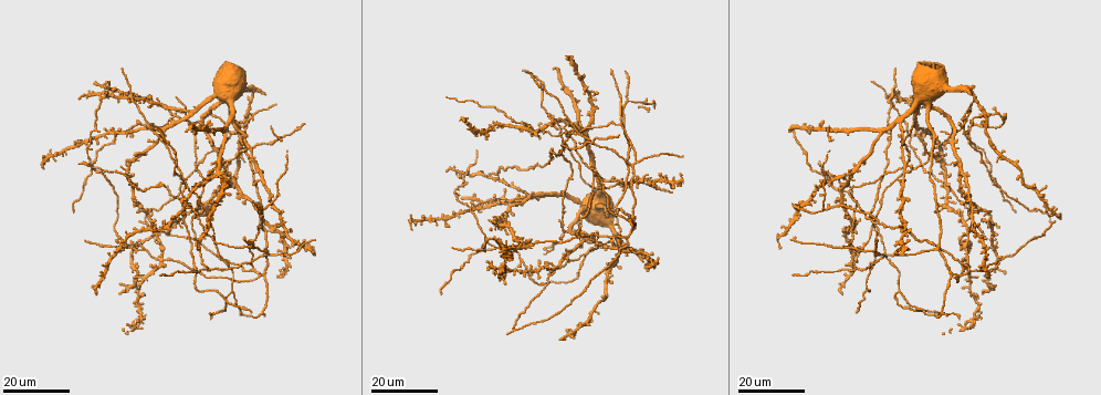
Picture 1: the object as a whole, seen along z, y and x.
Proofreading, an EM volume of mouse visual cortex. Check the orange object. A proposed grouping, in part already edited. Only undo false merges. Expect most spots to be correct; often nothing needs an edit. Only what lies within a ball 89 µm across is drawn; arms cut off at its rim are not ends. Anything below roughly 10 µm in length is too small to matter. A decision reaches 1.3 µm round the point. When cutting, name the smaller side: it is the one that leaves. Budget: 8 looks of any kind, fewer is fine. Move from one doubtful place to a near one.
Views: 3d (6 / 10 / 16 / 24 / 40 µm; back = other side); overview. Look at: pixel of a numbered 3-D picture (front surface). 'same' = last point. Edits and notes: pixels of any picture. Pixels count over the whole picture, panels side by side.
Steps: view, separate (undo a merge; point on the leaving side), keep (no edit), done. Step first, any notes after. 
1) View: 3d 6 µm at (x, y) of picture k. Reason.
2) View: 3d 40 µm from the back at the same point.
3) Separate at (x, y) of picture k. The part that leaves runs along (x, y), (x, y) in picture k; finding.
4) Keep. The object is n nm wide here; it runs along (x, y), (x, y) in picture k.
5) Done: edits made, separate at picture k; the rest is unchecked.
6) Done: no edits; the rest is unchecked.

View: 3d 16 µm at (898, 291) of picture 1. Arms part here.

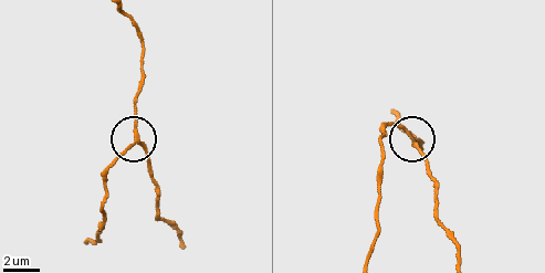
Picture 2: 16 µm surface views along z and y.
View: 3d 10 µm at (136, 138) of picture 2.

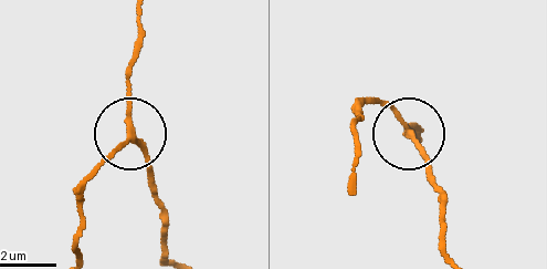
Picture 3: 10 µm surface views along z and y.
Keep. It runs along (449, 254), (430, 161), (390, 111), (364, 99) in picture 3; one neuron here.

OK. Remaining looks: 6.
View: 3d 24 µm at (263, 273) of picture 1. Thin arm on a thick one.

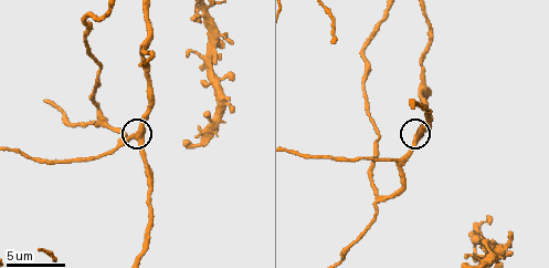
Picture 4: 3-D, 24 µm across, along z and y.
View: 3d 10 µm at (414, 143) of picture 4.

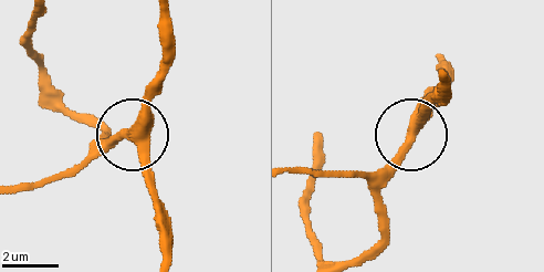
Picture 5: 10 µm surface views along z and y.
Keep. The object is 340 nm wide here; it runs along (161, 17), (161, 81), (134, 138), (153, 186) in picture 5; all the same neuron.

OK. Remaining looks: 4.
View: 3d 24 µm at (639, 163) of picture 1. Side arm on a straight run.

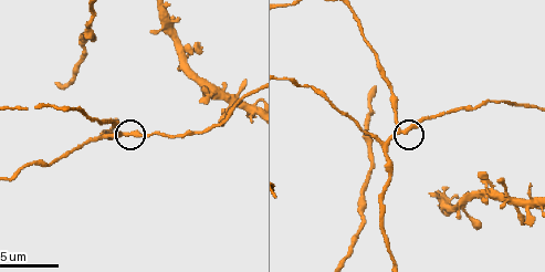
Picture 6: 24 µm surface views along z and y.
View: 3d 6 µm at (405, 131) of picture 6. Zoom in.

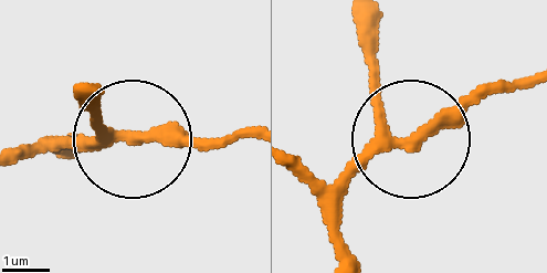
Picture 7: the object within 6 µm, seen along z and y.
Keep. The object is 250 nm wide here; continuous, no second neuron.

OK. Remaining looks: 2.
View: 3d 24 µm at (159, 260) of picture 1. Four arms meet.

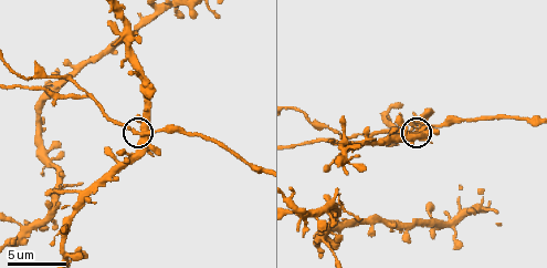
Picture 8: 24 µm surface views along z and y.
View: 3d 6 µm at (137, 132) of picture 8.

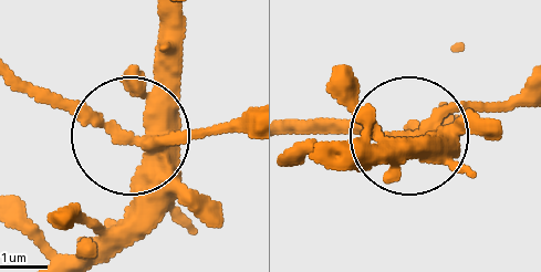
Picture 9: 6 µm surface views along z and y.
Keep. The object is 370 nm wide here; it runs along (164, 21), (152, 104), (128, 136), (9, 69) in picture 9; continuous, no second neuron.

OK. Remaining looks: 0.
Done: no edits; the rest is unchecked.

